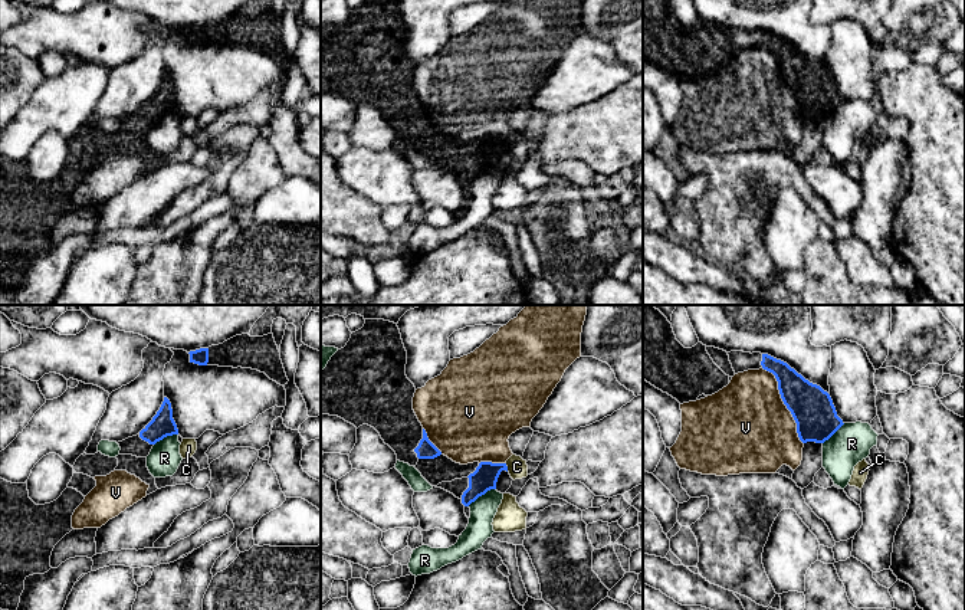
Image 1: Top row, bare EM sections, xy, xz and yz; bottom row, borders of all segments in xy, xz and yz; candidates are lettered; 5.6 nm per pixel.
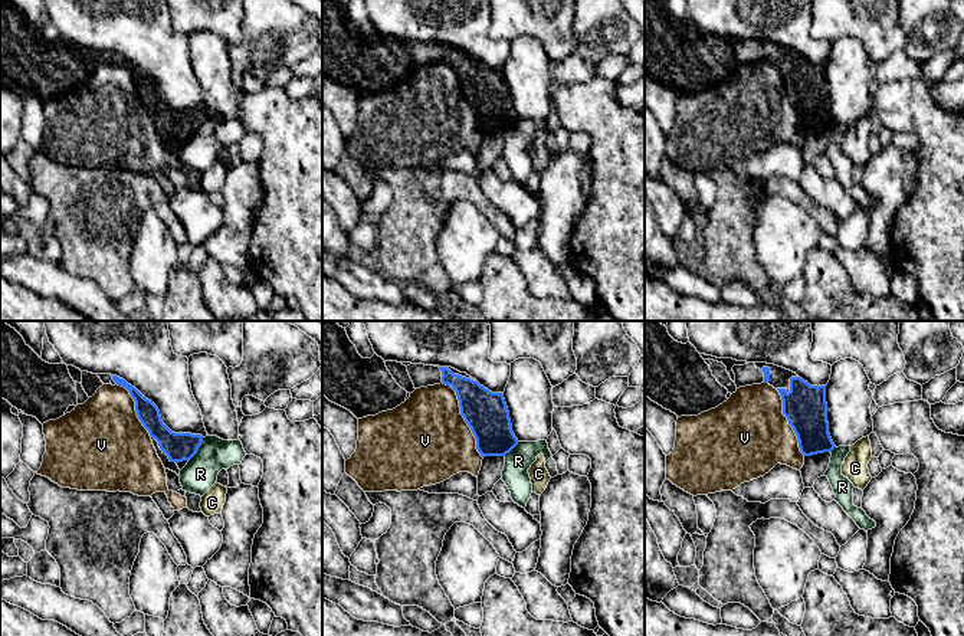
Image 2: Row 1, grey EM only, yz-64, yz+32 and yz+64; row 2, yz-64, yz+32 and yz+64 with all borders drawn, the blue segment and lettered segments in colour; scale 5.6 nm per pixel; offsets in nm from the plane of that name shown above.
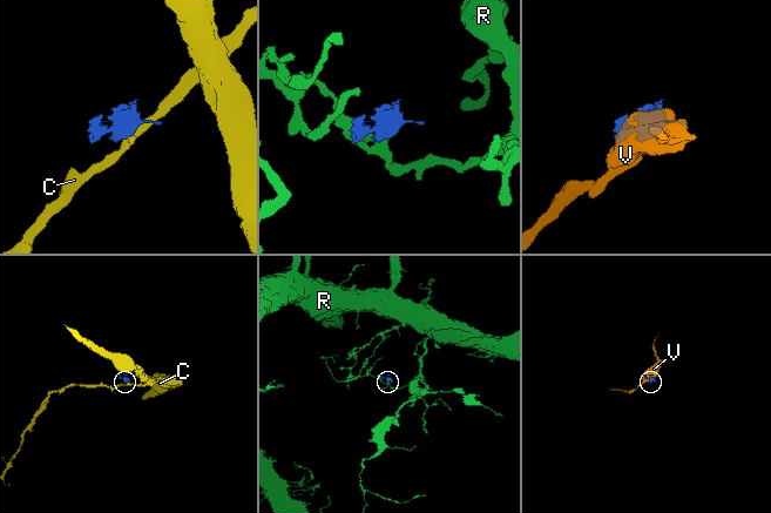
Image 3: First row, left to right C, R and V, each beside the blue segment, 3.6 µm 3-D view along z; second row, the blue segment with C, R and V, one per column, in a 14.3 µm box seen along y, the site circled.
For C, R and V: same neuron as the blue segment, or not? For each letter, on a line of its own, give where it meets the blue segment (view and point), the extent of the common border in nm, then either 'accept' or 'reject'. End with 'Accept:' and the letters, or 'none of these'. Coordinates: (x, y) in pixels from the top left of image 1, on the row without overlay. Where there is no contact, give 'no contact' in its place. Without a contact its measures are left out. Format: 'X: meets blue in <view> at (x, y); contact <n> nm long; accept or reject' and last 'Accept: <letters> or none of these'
C: meets blue in xz at (506, 146); contact 50 nm long; reject
R: meets blue in xz at (481, 173); contact 190 nm long; reject
V: meets blue in yz at (784, 81); contact 480 nm long; reject
Accept: none of these

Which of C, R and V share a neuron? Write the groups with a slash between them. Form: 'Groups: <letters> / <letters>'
Groups: C / R / V

